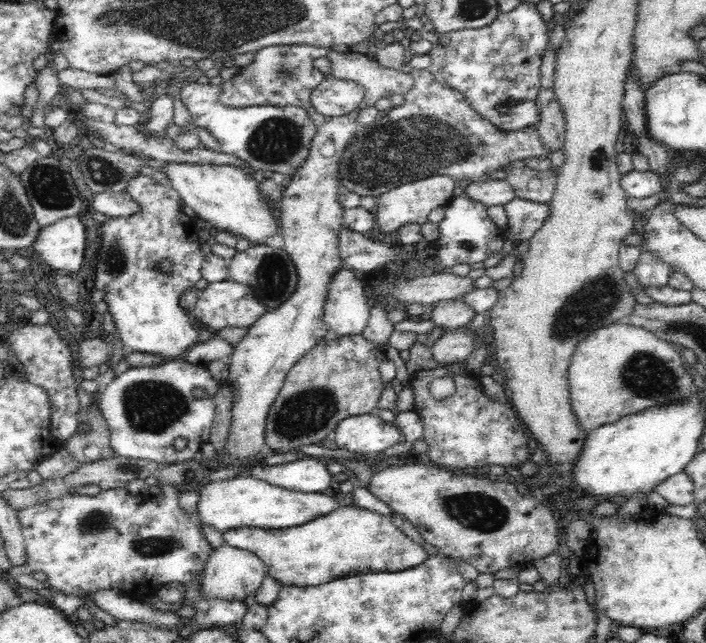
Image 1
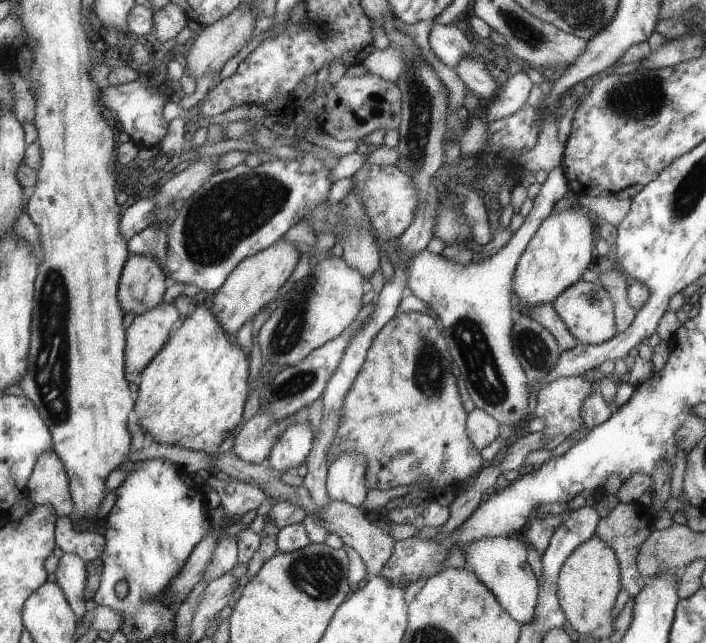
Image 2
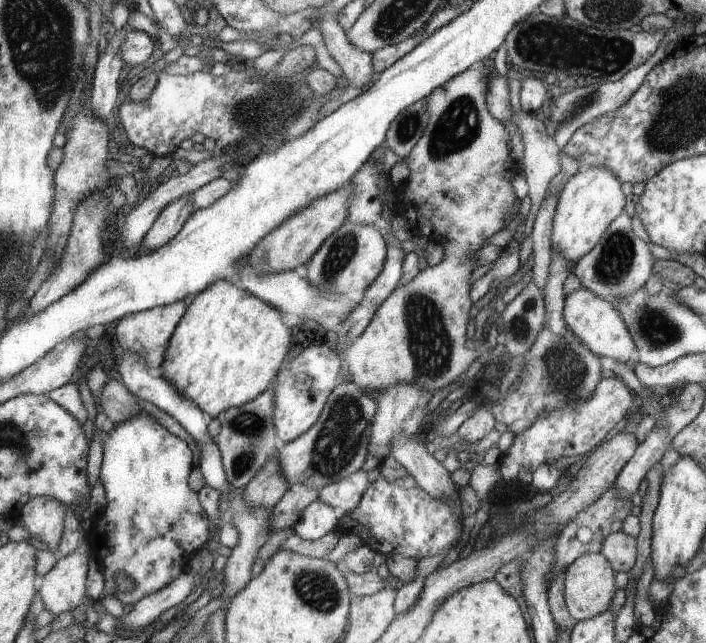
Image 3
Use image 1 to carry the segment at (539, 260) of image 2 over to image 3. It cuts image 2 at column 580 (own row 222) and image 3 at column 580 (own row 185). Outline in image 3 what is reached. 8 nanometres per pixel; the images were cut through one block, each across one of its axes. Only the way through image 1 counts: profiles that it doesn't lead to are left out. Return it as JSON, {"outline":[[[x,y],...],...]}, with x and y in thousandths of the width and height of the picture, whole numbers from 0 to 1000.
{"outline":[[[833,261],[810,272],[790,305],[779,364],[780,392],[793,392],[813,412],[848,379],[850,370],[864,355],[864,345],[887,327],[884,317],[887,305],[881,299],[881,283],[861,261]]]}

